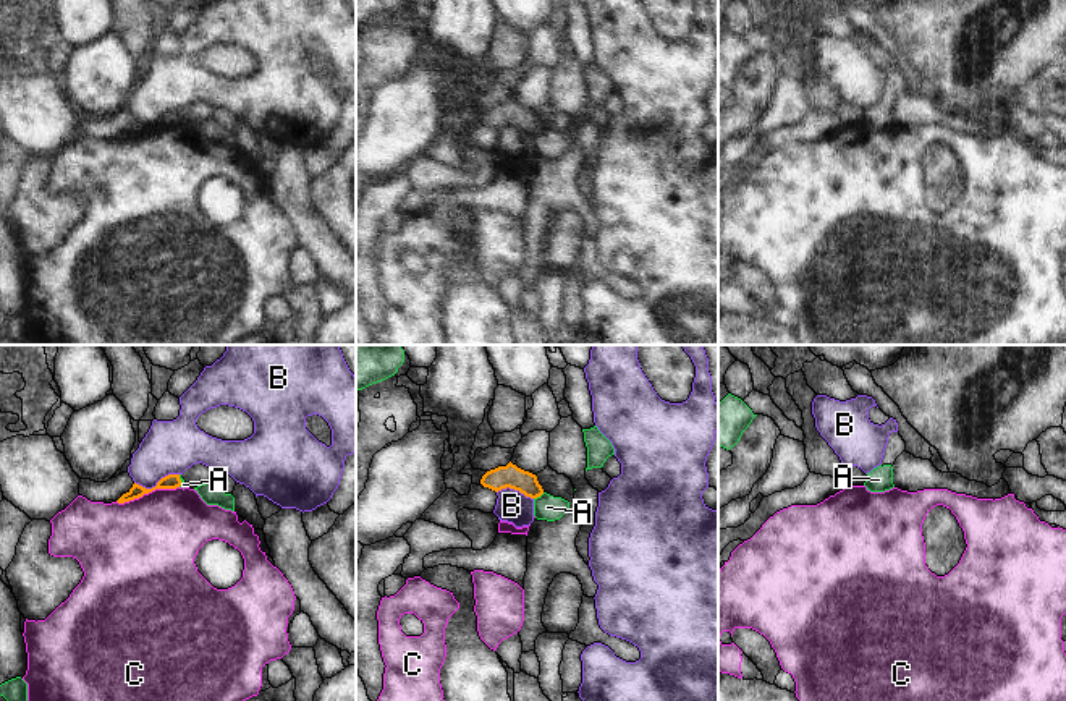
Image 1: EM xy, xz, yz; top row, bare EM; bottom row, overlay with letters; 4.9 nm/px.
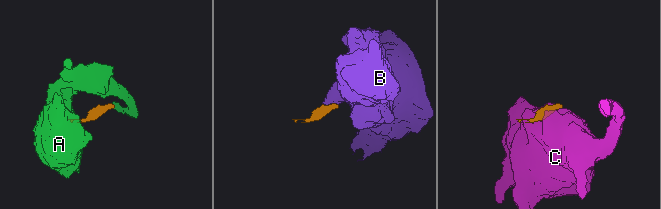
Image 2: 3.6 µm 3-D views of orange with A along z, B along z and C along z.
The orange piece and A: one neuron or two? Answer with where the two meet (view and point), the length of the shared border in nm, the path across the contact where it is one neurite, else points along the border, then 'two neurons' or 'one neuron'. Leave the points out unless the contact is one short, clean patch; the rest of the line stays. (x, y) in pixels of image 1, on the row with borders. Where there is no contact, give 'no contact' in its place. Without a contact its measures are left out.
meets orange in xz at (539, 496); contact 70 nm long; border along xz (544, 492), (534, 499); two neurons

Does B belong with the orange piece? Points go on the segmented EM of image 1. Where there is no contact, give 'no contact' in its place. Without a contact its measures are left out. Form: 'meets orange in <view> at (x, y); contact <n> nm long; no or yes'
meets orange in xy at (157, 484); contact 220 nm long; no

